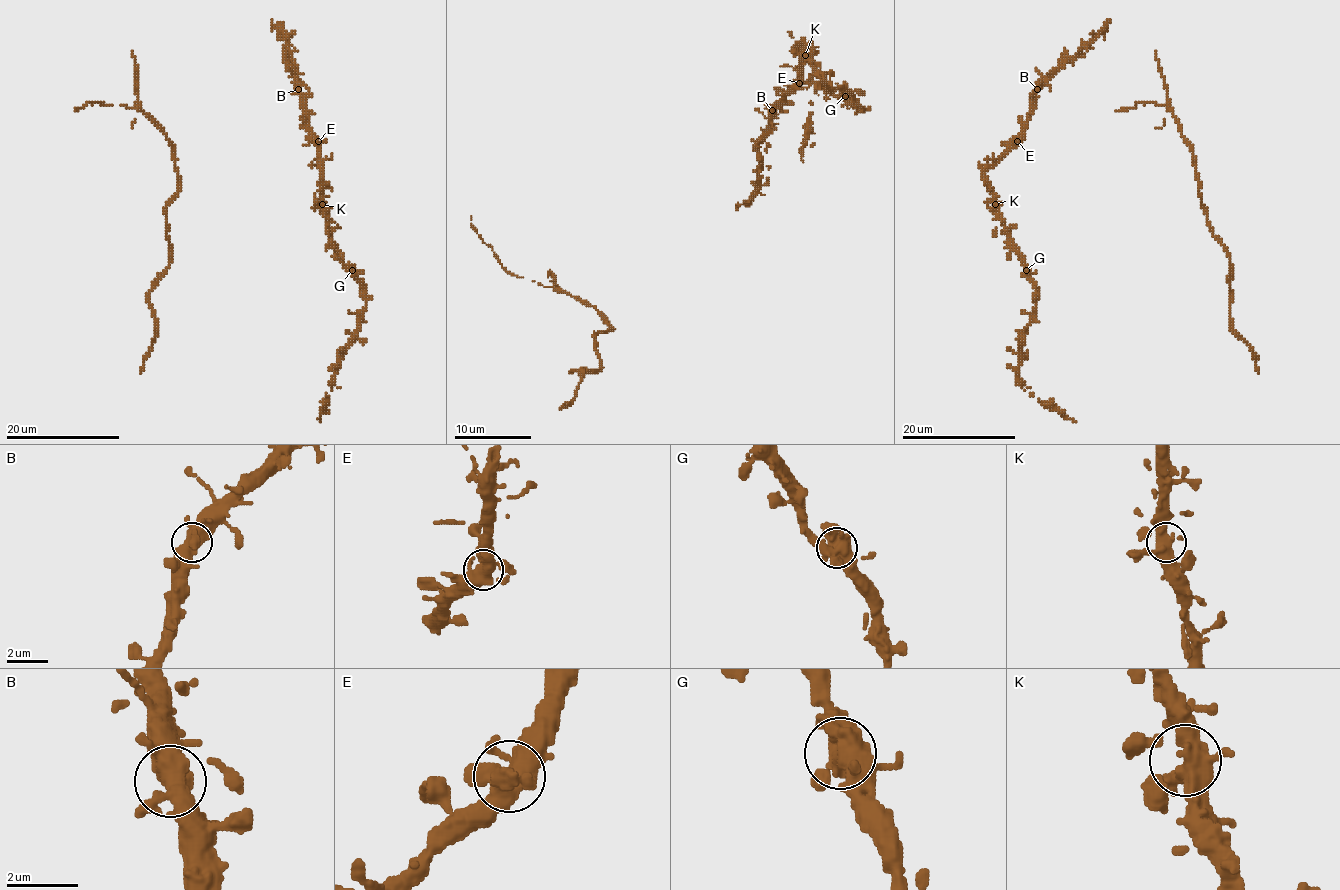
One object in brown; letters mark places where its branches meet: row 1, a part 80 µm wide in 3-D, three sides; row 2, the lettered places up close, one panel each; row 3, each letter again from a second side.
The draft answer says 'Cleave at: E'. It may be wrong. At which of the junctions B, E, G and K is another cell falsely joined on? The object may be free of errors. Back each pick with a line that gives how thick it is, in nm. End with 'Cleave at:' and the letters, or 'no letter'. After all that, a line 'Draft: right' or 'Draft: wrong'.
Cleave at: no letter
Draft: wrong

